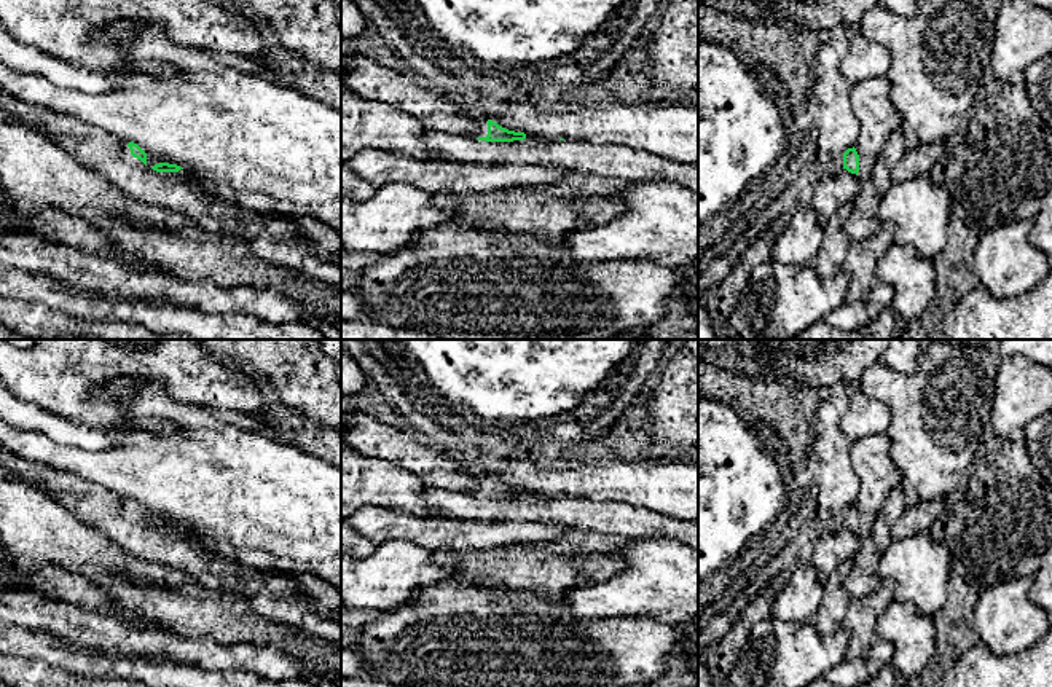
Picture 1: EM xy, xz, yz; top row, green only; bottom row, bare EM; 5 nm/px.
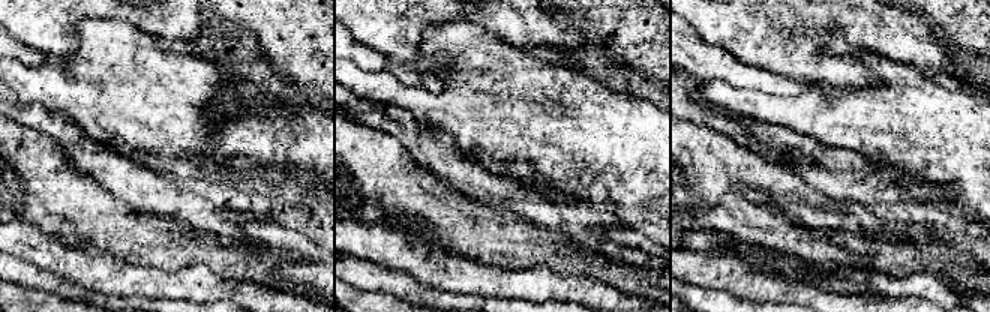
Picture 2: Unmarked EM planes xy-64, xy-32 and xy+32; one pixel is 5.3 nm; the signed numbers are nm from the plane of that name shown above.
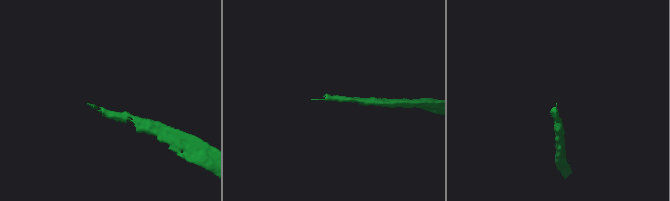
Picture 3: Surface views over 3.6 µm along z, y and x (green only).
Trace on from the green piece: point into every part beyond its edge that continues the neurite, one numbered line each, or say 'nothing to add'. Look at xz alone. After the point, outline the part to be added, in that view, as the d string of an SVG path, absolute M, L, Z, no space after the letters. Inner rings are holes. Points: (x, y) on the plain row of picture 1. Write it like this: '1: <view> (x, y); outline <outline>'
1: xz (370, 437); outline M341 411L341 435L363 456L387 459L416 475L426 488L486 494L488 480L464 469L464 462L448 457L418 435L408 435L365 411Z

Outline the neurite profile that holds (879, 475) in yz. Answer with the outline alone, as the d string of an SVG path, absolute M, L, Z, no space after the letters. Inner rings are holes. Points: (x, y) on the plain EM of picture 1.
M886 434L851 442L851 459L859 477L859 496L854 502L859 512L858 534L869 537L886 494L901 486L904 477L891 459L891 440Z

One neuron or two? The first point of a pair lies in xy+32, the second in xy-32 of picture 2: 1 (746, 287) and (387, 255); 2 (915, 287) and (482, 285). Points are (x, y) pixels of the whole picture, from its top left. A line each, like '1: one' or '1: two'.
1: two
2: one

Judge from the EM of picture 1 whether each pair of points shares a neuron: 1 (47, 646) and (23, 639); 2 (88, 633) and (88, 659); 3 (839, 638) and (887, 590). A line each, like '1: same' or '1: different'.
1: same
2: different
3: different

